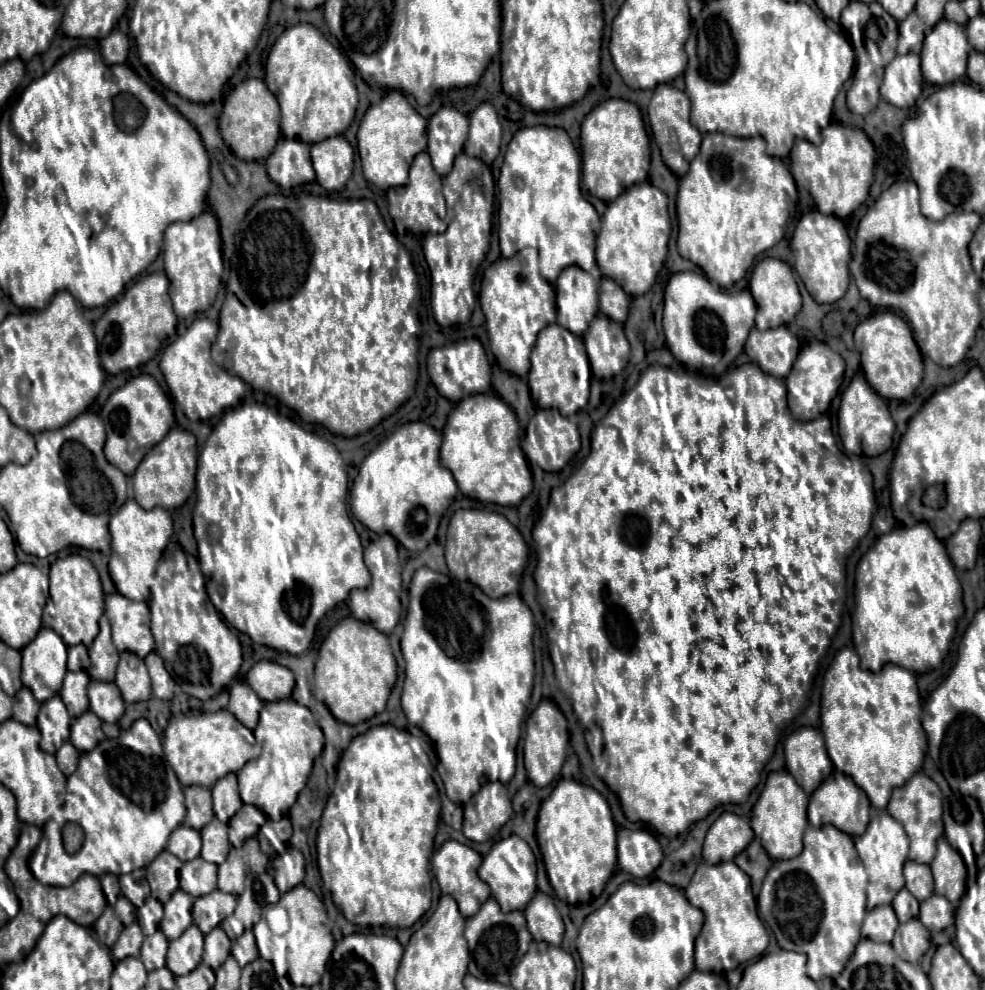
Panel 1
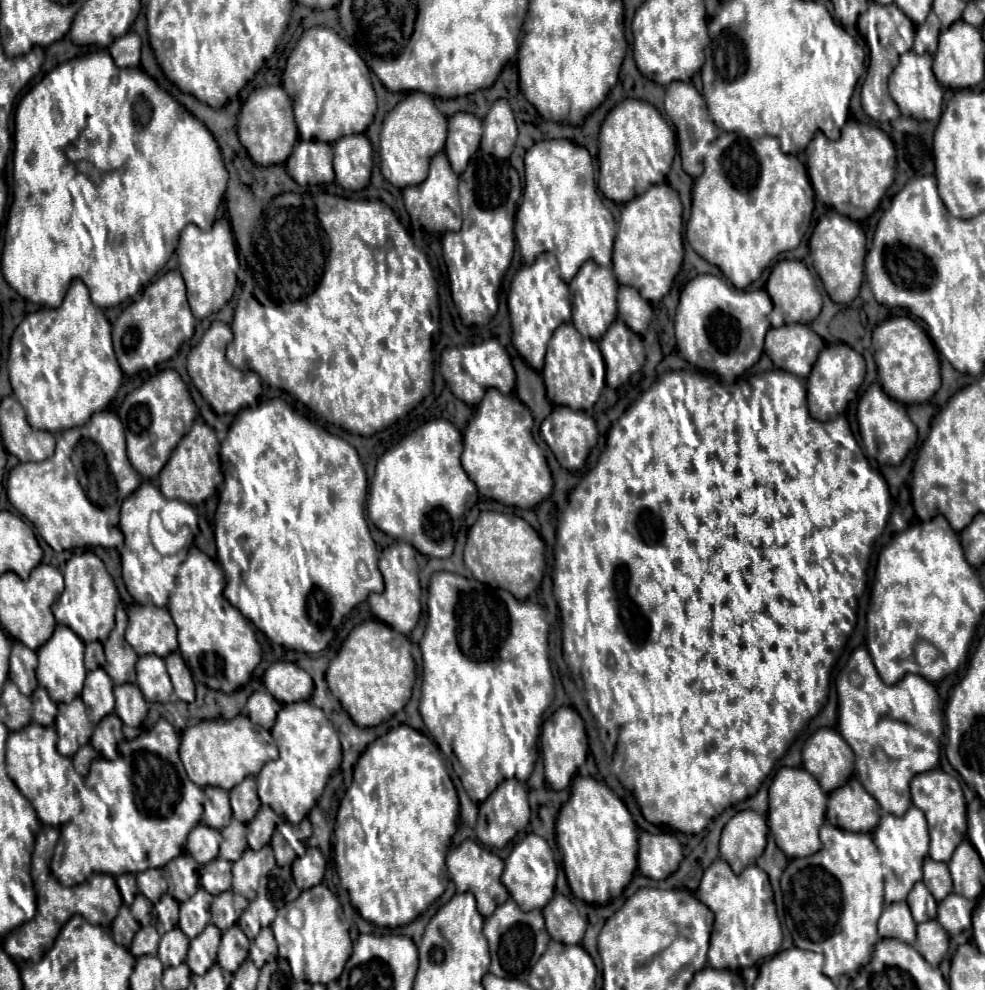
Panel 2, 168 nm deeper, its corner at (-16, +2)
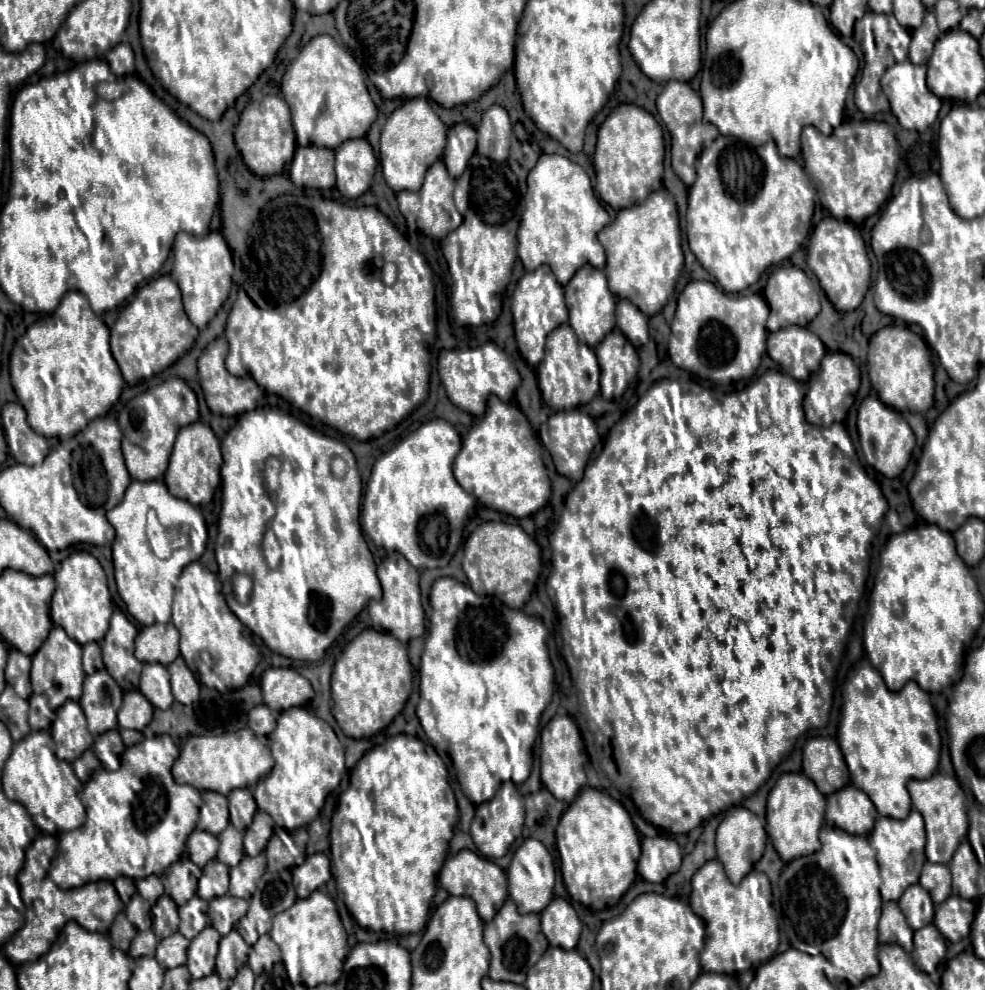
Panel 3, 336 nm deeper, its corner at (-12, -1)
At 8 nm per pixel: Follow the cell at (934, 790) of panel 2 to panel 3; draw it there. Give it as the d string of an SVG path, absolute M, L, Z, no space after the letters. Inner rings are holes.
M936 772L932 778L926 780L912 780L908 784L908 792L912 796L912 806L922 814L926 822L926 858L930 862L948 864L956 846L966 838L968 832L968 818L964 810L964 792L956 778Z

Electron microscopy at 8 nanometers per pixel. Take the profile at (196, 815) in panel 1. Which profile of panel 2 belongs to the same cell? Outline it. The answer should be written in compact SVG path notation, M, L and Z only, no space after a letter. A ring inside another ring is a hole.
M206 787L204 795L206 795L206 801L204 801L202 823L208 827L214 827L214 829L226 827L232 817L228 791L224 791L220 787Z

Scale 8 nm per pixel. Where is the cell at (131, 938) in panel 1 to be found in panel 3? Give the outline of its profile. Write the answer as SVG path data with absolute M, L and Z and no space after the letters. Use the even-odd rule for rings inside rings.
M152 930L146 932L138 932L136 938L132 940L132 946L128 950L128 956L132 958L140 958L140 956L154 956L158 946L158 938L154 936Z

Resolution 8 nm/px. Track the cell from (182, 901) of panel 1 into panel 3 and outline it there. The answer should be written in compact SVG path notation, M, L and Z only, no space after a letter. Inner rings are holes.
M200 896L190 898L184 906L178 908L180 912L180 934L192 940L200 930L204 930L210 924L208 918L208 902L204 902Z

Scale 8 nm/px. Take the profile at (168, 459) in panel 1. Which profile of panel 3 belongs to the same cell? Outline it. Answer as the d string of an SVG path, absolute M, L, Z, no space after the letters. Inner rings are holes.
M194 422L192 426L184 426L184 430L180 430L180 434L176 436L174 452L170 456L170 466L164 474L164 482L170 494L174 494L176 498L188 500L190 504L196 504L196 506L210 502L214 492L221 484L221 464L214 464L210 461L208 464L208 458L218 459L218 454L220 454L220 442L214 436L210 426L206 426L204 422Z

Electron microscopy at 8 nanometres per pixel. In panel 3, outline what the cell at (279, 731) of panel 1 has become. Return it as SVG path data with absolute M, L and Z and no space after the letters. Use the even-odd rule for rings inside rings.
M306 708L284 710L278 716L276 730L268 738L276 764L254 789L257 808L268 812L280 828L296 830L308 826L320 814L328 792L340 784L342 772L346 770L344 748L330 724Z

